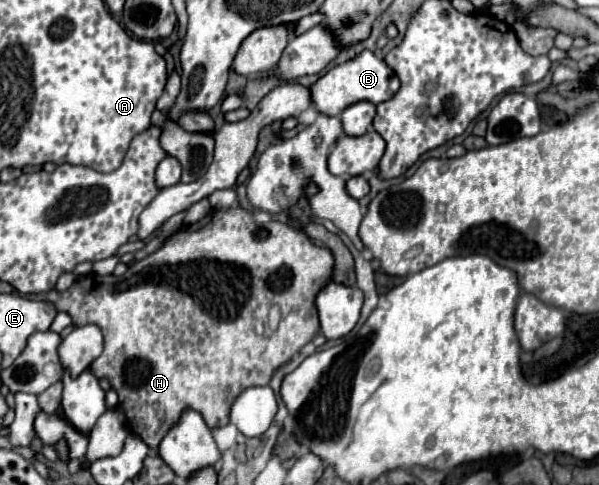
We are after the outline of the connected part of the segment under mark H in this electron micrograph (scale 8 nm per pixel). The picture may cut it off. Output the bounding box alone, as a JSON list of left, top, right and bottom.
[49,208,335,448]

